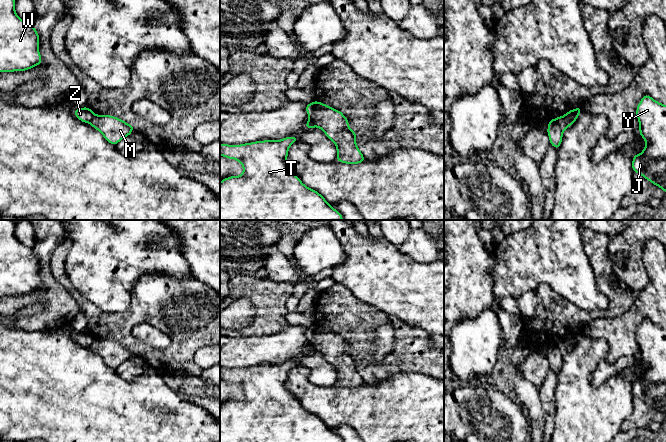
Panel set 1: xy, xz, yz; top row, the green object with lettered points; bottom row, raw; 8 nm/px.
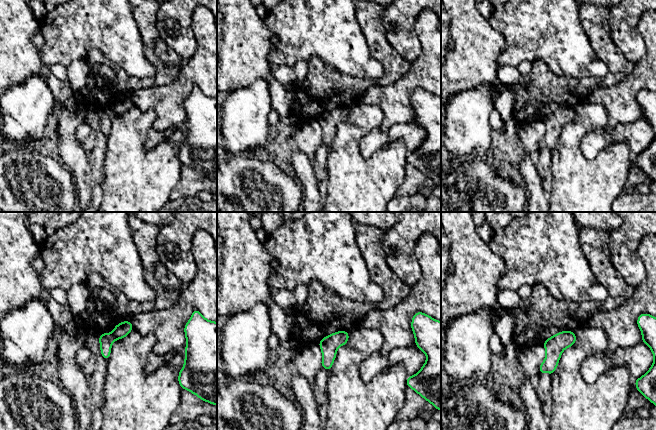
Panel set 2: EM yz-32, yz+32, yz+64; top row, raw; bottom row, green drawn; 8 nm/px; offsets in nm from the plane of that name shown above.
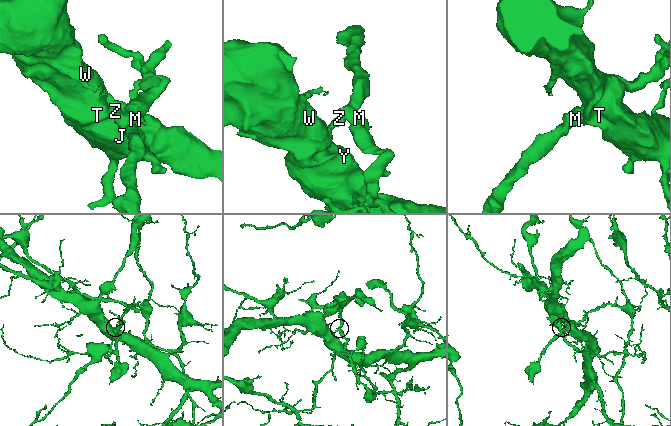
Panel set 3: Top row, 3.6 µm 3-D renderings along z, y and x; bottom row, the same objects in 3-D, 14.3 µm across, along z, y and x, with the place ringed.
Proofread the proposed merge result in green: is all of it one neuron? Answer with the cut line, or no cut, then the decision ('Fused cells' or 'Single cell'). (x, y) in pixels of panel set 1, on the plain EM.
Split along yz (564, 339), (574, 345). Fused cells

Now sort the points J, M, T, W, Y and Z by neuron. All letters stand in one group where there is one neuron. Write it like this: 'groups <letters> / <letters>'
groups J T W Y Z / M

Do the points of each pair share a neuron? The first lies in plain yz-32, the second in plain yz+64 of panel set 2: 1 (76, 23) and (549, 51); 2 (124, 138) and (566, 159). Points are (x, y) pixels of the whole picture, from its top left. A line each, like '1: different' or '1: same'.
1: same
2: same

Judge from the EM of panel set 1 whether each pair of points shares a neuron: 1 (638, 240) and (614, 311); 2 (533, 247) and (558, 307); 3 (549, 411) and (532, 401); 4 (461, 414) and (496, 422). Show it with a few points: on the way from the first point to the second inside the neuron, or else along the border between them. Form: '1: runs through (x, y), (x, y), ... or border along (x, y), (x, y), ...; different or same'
1: border along (631, 290), (636, 294); different
2: border along (534, 291), (540, 284), (545, 283), (557, 295); different
3: border along (538, 389), (545, 422); different
4: runs through (470, 414), (475, 414), (487, 421); same

